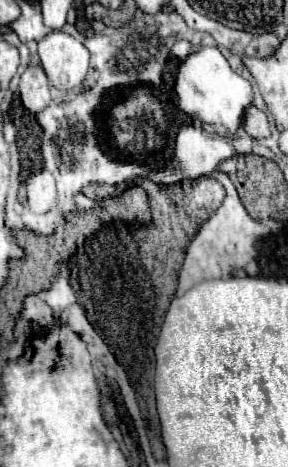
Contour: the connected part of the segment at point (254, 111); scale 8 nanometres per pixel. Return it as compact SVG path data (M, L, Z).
M251 105L245 111L245 125L243 125L243 129L247 131L247 135L251 135L255 139L269 137L271 129L269 129L269 117L267 117L267 113L263 113L261 109Z

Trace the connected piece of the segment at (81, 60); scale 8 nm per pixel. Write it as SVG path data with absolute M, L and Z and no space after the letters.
M51 31L39 41L39 57L51 85L61 91L77 87L87 75L89 51L63 31Z

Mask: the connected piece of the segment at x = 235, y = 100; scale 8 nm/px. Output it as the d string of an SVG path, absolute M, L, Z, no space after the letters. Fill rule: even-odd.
M201 47L183 61L177 73L175 91L179 95L181 111L185 111L193 121L221 125L229 133L235 133L241 127L243 111L253 103L251 83L229 67L217 47Z

